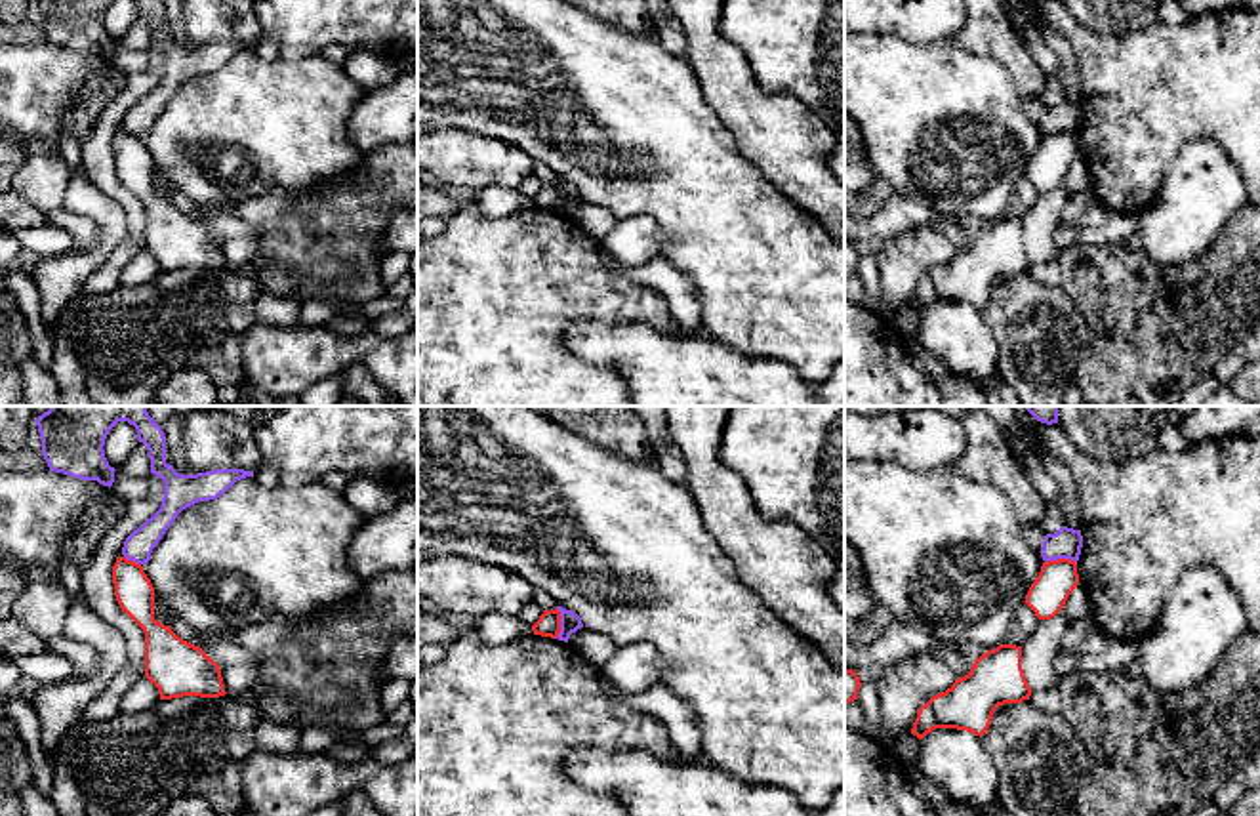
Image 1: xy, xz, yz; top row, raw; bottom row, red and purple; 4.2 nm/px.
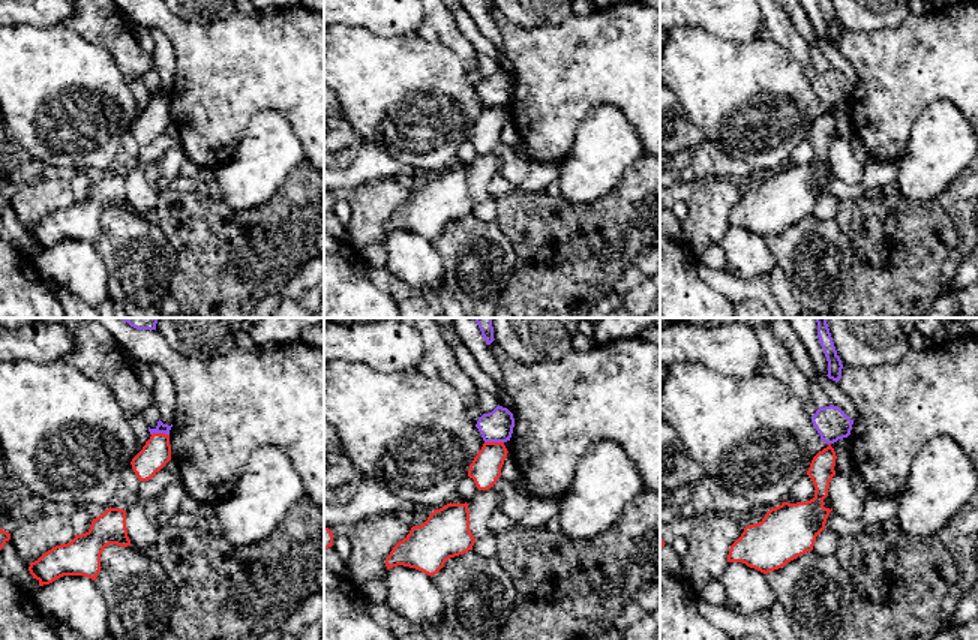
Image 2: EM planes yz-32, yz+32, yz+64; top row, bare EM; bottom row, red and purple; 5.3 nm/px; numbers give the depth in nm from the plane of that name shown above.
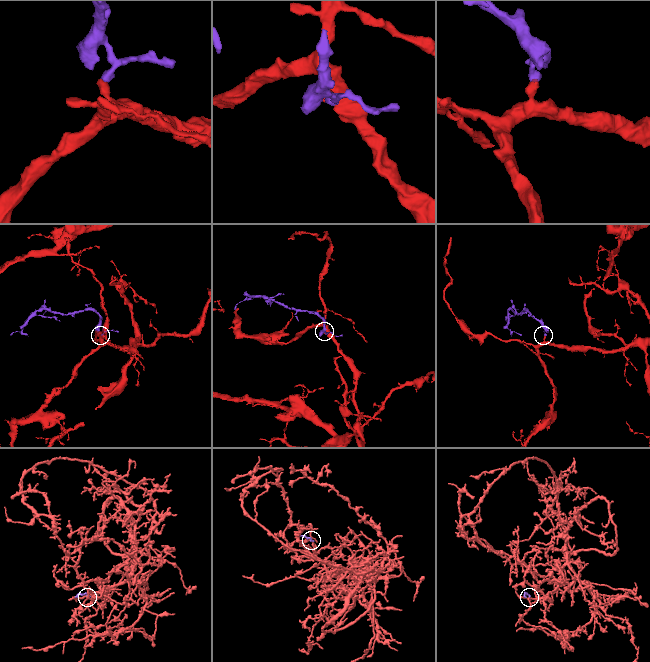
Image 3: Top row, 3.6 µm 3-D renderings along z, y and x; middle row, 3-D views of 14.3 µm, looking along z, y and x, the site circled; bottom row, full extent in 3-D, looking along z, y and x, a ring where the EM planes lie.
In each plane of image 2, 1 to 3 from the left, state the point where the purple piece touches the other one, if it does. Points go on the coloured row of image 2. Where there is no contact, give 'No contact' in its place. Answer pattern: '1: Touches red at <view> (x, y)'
1: Touches red at yz-32 (159, 433)
2: Touches red at yz+32 (494, 442)
3: No contact

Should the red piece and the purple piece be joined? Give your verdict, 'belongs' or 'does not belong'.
does not belong

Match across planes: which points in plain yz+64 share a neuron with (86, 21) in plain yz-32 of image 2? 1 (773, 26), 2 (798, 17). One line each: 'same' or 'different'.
1: same
2: different

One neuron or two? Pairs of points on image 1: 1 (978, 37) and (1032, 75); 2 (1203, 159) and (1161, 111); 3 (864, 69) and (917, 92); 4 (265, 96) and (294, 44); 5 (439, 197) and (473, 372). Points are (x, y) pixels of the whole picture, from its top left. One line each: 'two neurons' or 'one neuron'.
1: one neuron
2: two neurons
3: one neuron
4: two neurons
5: two neurons

